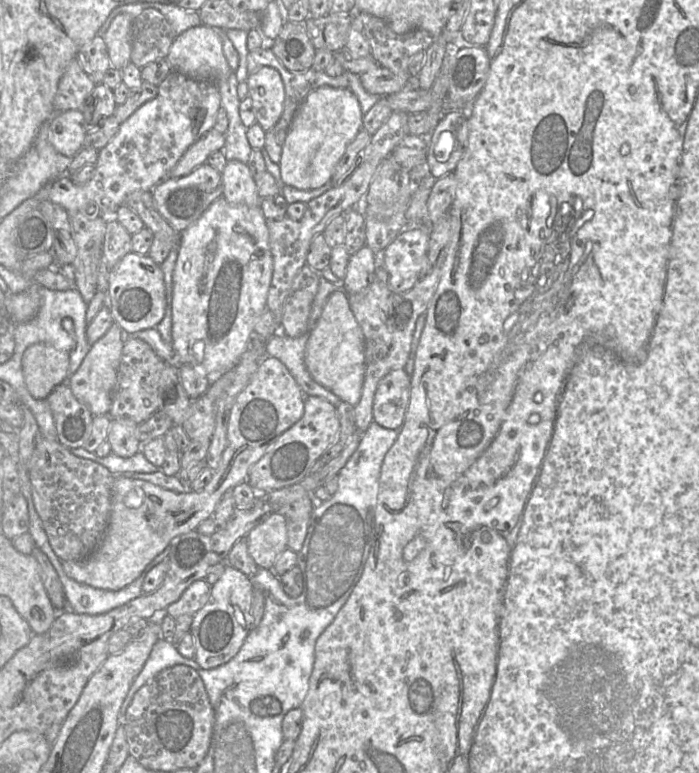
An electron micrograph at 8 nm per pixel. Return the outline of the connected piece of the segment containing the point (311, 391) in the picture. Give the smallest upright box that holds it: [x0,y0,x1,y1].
[264,329,343,405]

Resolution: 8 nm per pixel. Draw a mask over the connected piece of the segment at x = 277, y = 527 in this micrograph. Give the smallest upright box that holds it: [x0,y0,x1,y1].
[246,512,288,569]

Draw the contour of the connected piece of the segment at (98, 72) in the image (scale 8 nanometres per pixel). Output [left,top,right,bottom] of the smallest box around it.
[76,35,111,85]

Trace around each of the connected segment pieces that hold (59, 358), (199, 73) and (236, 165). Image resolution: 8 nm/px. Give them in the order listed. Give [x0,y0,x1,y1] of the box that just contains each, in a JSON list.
[[22,343,69,399],[166,24,234,83],[221,160,261,207]]

